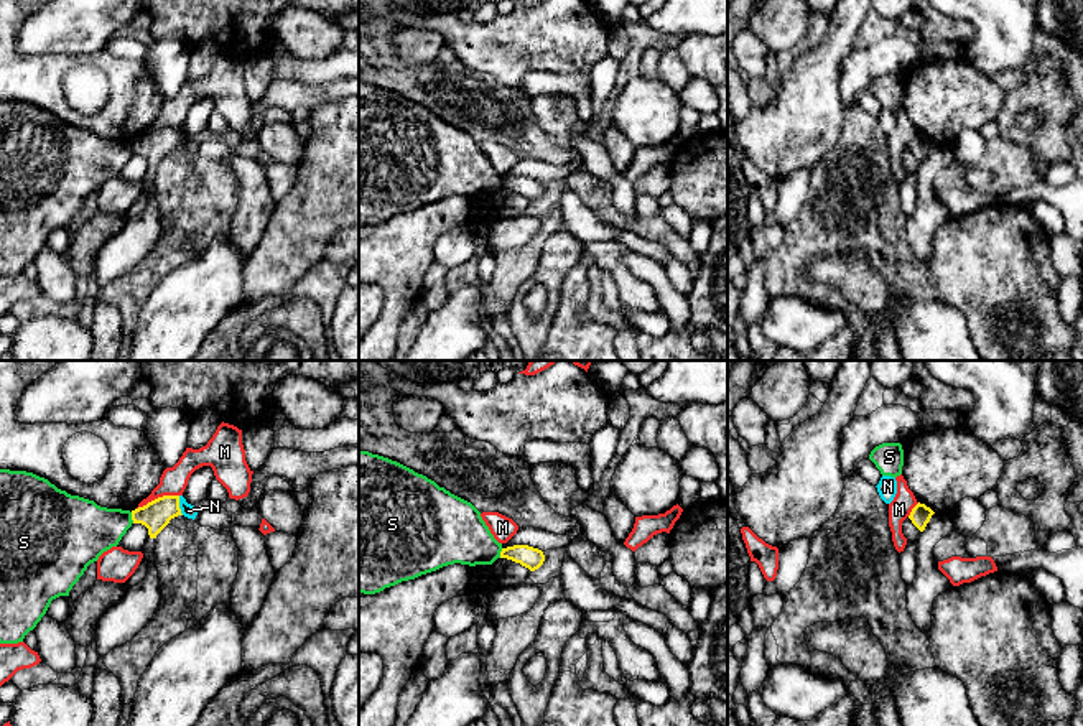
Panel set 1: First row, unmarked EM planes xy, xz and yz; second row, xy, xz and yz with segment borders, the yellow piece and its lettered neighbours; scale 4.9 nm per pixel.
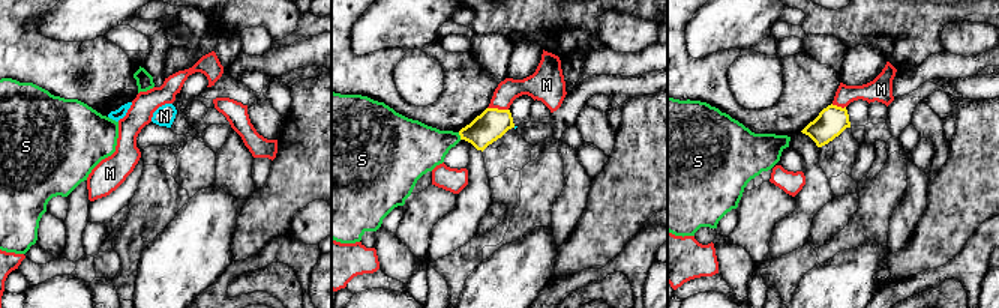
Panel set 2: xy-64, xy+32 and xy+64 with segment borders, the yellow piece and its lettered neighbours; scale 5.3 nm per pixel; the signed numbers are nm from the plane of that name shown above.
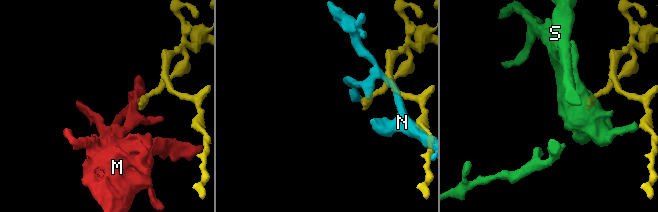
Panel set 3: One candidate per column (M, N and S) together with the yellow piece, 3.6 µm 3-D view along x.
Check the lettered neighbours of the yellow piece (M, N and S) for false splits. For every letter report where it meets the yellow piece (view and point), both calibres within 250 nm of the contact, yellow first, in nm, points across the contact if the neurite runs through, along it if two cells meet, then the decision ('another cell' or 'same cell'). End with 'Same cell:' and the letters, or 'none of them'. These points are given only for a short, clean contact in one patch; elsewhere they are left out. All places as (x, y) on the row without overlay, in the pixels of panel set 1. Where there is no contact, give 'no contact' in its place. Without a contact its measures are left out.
M: xy (158, 129) | 150/140 nm | along xy (178, 125), (158, 127), (137, 140) | another cell
N: xy (178, 137) | 150/70 nm | another cell
S: xy (132, 148) | 150/300 nm | along xy (130, 144), (134, 153) | another cell
Same cell: none of them

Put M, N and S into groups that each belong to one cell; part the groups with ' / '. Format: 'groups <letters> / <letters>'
groups M / N / S

